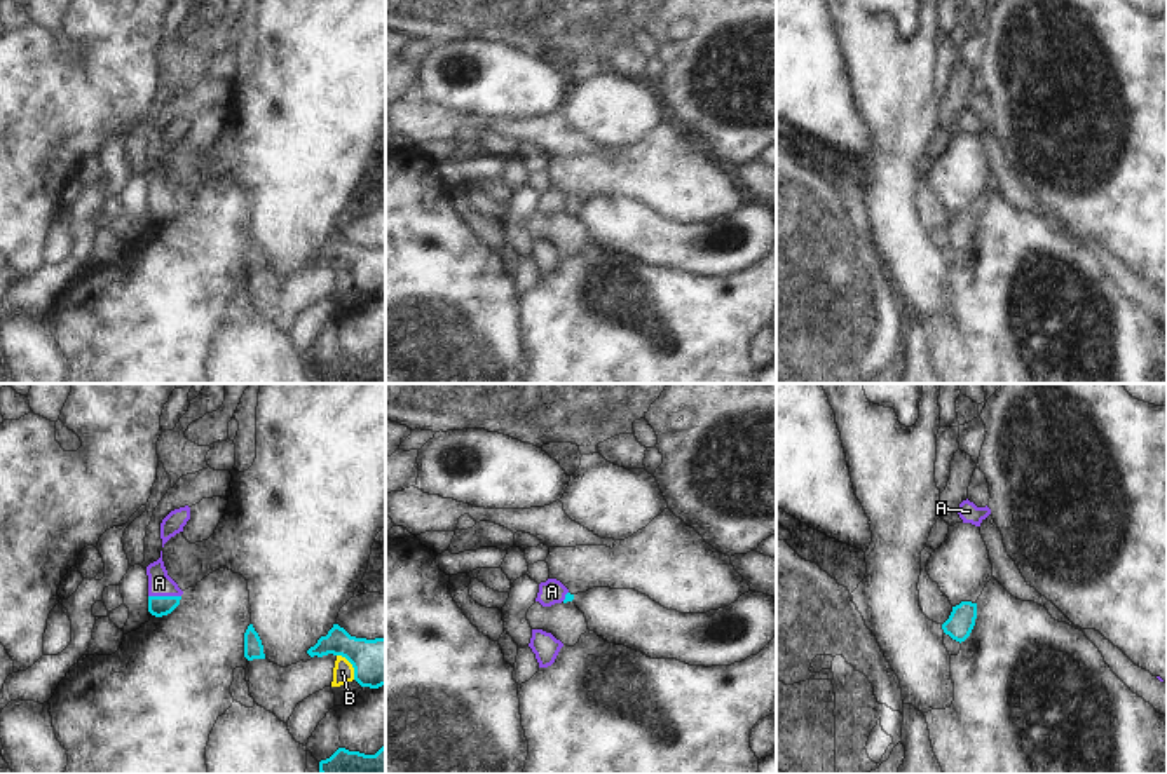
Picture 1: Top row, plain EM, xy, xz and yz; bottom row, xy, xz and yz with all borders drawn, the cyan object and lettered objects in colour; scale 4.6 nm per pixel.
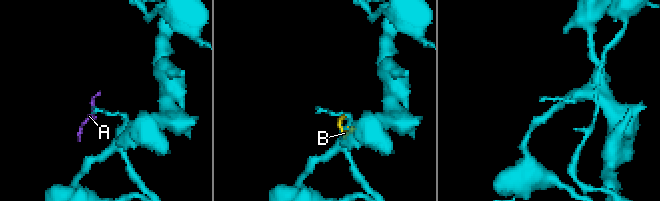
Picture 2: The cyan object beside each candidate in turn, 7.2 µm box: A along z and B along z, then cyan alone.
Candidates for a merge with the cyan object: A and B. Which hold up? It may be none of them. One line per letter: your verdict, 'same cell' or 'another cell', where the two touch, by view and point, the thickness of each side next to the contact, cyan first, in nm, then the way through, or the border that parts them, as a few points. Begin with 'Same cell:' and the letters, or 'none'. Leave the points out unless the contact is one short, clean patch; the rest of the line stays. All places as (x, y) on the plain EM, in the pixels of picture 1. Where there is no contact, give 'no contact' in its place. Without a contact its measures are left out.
Same cell: A
A: same cell; meets cyan in xy at (164, 206); 100 nm thick on the cyan side, 110 nm on the other; runs through xy (157, 215), (164, 206), (159, 192)
B: another cell; meets cyan in xy at (351, 272); 220 nm thick on the cyan side, 90 nm on the other; border along xy (337, 264), (351, 274), (354, 288)

